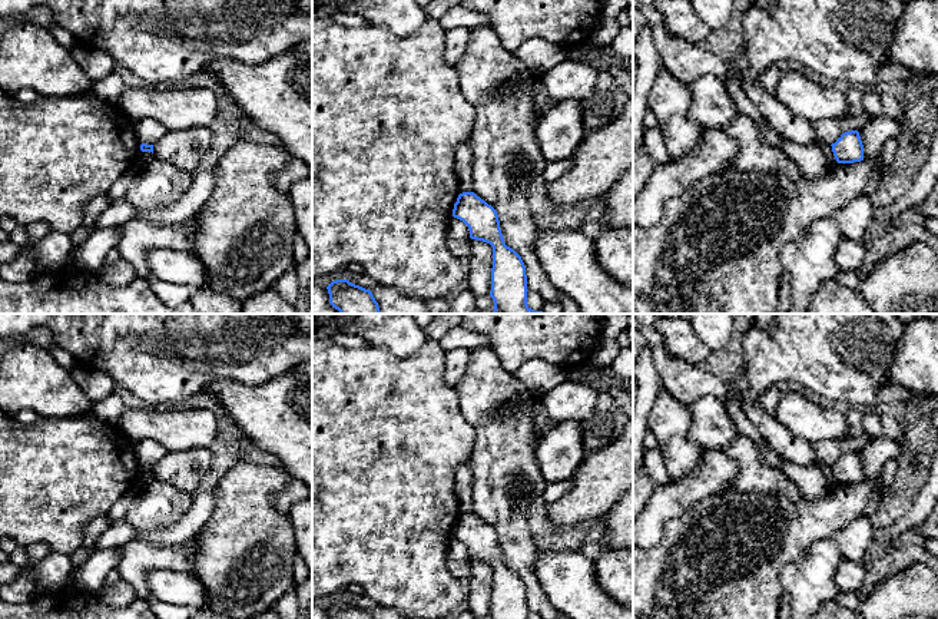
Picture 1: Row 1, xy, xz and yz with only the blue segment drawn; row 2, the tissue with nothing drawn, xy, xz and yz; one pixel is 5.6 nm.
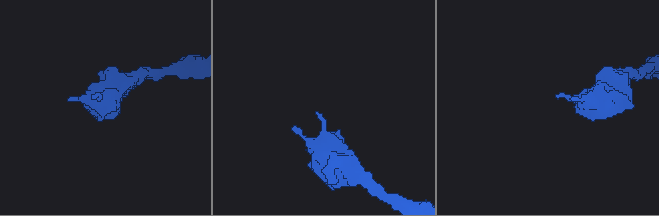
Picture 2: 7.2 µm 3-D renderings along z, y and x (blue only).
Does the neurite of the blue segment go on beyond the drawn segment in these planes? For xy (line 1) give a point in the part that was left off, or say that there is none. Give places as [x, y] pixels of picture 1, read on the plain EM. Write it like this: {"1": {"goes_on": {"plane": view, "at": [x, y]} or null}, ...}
{"1": {"goes_on": null}}

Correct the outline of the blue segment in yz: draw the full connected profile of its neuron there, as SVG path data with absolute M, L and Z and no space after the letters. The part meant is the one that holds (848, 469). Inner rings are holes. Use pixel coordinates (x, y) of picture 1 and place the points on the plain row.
M858 451L842 454L831 467L838 484L854 484L864 481L864 466Z

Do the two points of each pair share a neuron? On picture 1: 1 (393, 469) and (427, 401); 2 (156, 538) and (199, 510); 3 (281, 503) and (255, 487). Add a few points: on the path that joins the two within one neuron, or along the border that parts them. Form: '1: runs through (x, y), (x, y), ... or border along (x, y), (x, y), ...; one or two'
1: runs through (393, 452), (393, 442), (414, 419); one
2: runs through (168, 536), (176, 535), (189, 522); one
3: border along (289, 476), (274, 497), (274, 505), (281, 513); two

